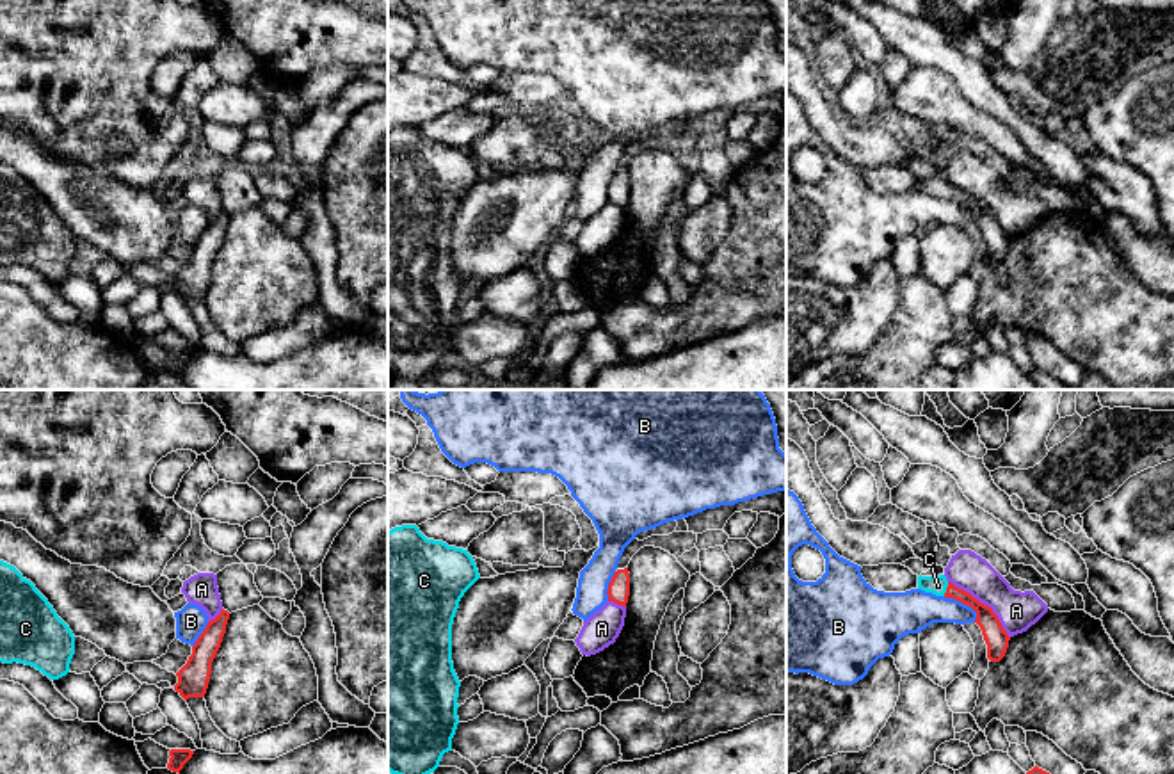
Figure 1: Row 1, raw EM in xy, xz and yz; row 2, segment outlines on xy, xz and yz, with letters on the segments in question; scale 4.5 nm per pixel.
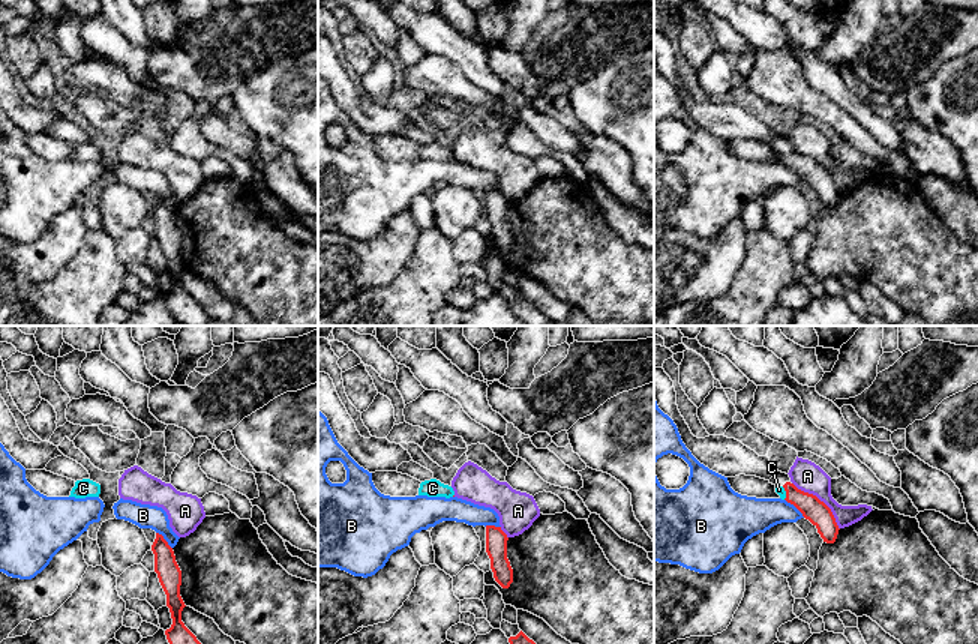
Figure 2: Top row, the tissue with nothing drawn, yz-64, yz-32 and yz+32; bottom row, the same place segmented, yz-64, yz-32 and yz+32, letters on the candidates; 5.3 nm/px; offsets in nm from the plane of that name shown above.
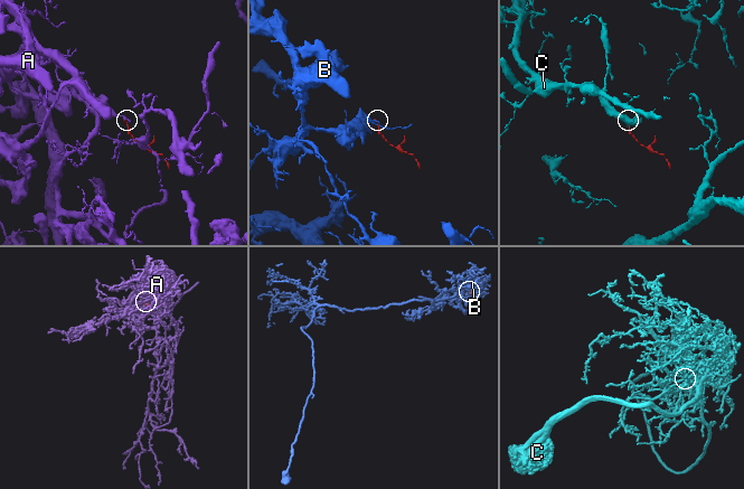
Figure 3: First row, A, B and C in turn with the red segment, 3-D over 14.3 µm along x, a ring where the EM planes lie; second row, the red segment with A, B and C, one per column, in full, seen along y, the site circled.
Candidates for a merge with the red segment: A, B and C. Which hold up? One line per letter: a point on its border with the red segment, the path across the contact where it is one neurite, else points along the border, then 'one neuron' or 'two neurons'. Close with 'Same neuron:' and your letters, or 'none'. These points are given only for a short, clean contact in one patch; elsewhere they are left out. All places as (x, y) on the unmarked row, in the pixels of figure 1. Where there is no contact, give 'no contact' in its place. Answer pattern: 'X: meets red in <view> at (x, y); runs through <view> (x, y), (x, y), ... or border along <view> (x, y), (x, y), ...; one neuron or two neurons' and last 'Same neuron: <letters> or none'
A: meets red in yz at (982, 205); two neurons
B: meets red in yz at (964, 205); border along yz (943, 198), (966, 205), (975, 214), (975, 223); two neurons
C: meets red in yz at (947, 191); runs through yz (988, 223), (972, 203), (947, 191), (938, 187); one neuron
Same neuron: C

